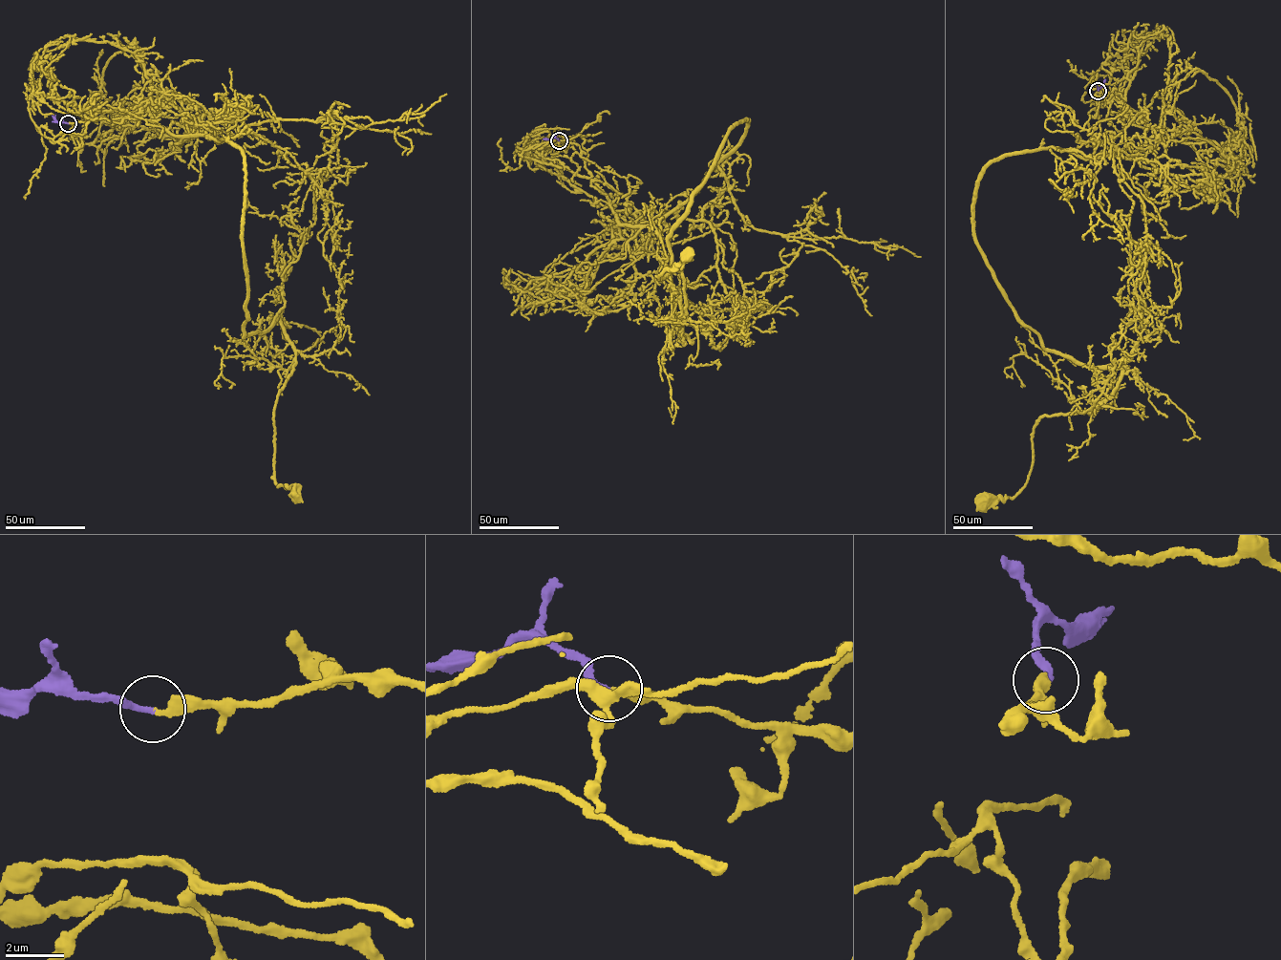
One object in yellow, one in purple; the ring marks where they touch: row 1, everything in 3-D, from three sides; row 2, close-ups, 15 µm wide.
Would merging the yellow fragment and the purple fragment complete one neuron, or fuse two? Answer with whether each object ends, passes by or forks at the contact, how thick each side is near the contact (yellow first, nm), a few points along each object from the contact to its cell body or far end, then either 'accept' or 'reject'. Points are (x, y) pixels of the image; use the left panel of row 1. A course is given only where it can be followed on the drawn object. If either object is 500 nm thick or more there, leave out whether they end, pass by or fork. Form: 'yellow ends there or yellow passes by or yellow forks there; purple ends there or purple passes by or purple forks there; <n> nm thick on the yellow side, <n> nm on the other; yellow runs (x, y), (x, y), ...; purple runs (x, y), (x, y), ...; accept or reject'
yellow ends there; purple ends there; 280 nm thick on the yellow side, 240 nm on the other; yellow runs (68, 123), (240, 120), (328, 193), (339, 337), (296, 352), (274, 410), (296, 493); purple runs (68, 123), (57, 121), (52, 115); accept

